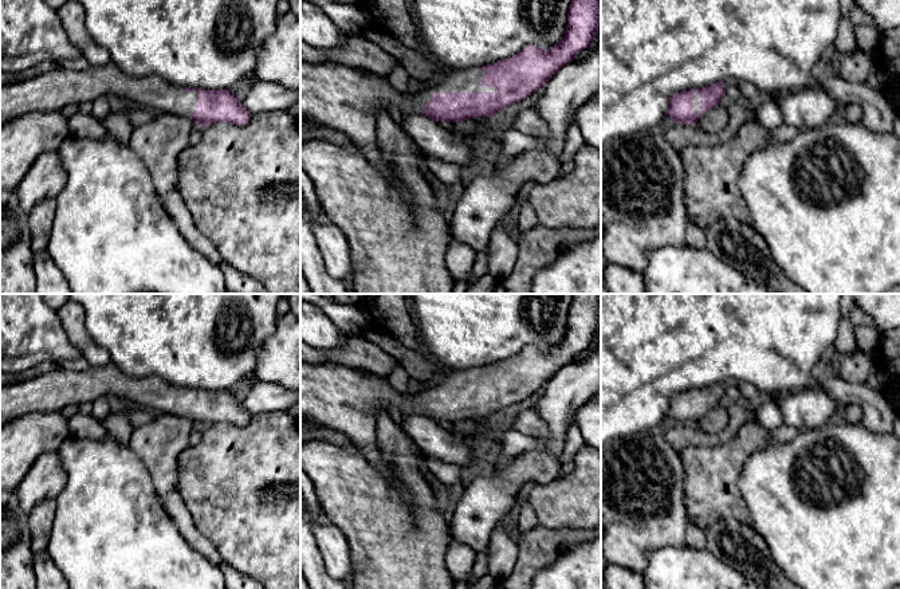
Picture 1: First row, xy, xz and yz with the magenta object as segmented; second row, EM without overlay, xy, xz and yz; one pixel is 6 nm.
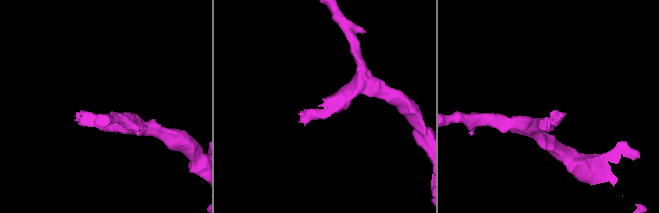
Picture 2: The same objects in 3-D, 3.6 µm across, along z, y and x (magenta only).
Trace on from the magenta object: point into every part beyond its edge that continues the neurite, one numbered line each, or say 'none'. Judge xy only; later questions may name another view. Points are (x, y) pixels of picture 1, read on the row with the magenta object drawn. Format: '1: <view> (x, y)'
1: xy (51, 91)

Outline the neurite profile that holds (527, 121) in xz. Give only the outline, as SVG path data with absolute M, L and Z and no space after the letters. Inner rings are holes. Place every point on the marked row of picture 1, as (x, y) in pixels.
M532 107L519 111L511 122L511 127L535 138L550 134L549 126Z

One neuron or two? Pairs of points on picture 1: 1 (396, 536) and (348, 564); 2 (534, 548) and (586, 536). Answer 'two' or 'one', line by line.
1: two
2: one

